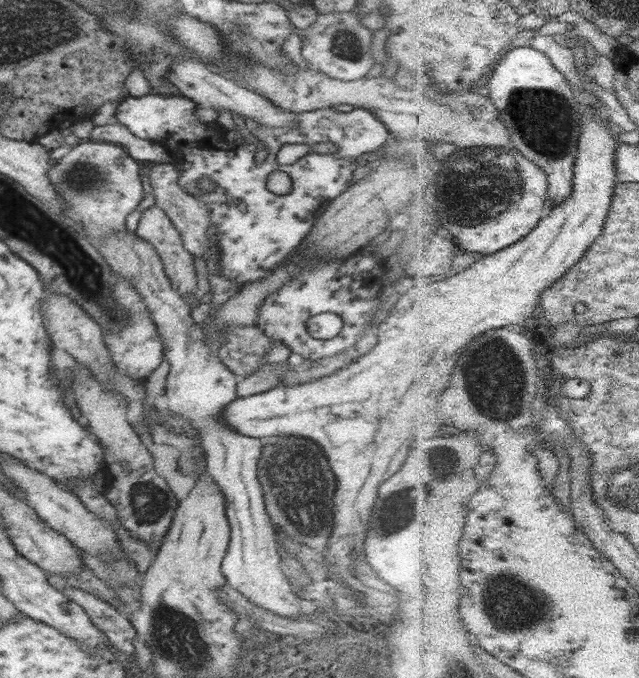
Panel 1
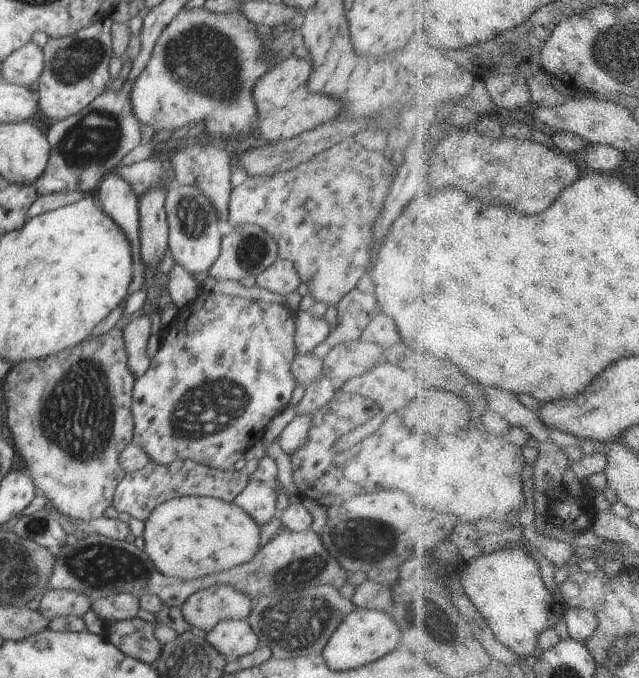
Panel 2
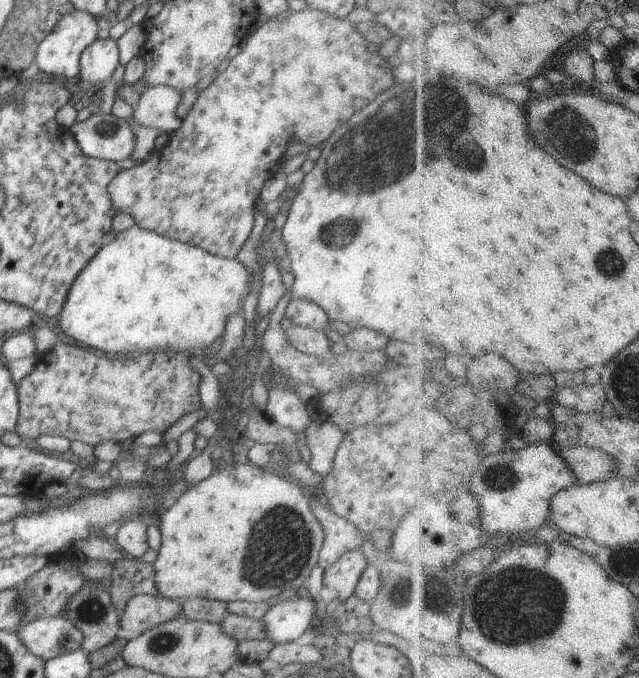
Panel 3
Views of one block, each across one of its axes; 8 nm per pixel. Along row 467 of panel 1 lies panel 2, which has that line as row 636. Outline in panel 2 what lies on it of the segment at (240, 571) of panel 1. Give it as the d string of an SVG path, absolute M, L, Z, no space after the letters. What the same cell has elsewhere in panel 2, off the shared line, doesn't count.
M222 619L207 632L207 641L227 659L237 659L254 652L260 644L249 621Z

